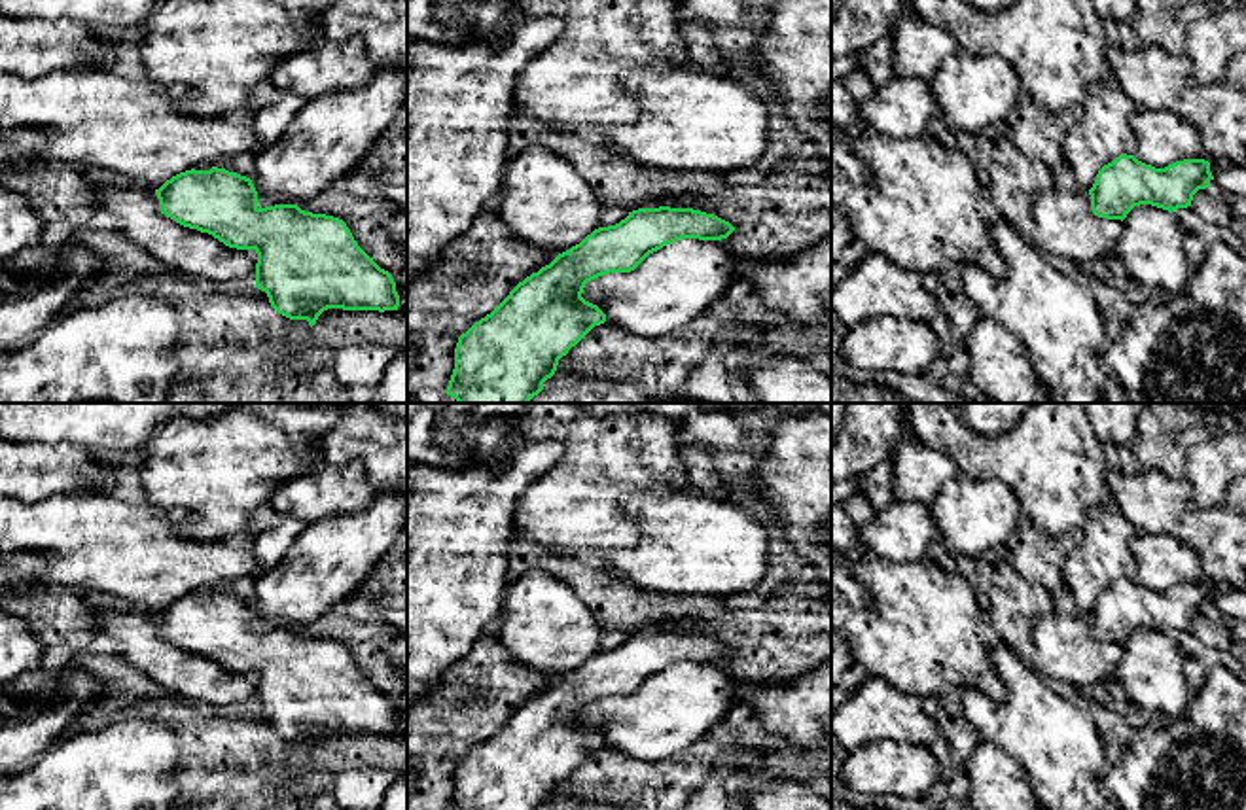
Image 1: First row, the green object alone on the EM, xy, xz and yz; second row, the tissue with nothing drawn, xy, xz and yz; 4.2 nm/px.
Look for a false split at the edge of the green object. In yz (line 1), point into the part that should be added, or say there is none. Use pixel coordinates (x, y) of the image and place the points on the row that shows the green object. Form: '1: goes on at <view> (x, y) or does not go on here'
1: does not go on here

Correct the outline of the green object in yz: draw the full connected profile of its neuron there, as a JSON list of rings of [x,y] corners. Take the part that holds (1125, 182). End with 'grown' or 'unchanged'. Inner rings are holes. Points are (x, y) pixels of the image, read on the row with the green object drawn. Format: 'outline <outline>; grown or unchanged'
outline [[[1123,153],[1098,170],[1089,189],[1091,210],[1098,218],[1121,221],[1140,204],[1174,212],[1191,206],[1193,195],[1206,189],[1210,180],[1214,176],[1204,159],[1184,159],[1155,168]]]; unchanged

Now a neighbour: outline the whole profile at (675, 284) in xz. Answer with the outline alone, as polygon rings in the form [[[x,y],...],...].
[[[682,238],[650,254],[631,273],[587,282],[581,297],[623,331],[657,337],[693,322],[721,299],[739,265],[723,238]]]

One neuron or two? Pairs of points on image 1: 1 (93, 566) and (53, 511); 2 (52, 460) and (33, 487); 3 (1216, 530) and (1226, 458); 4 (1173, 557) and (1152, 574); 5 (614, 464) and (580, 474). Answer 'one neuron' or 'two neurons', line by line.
1: one neuron
2: one neuron
3: two neurons
4: one neuron
5: one neuron

